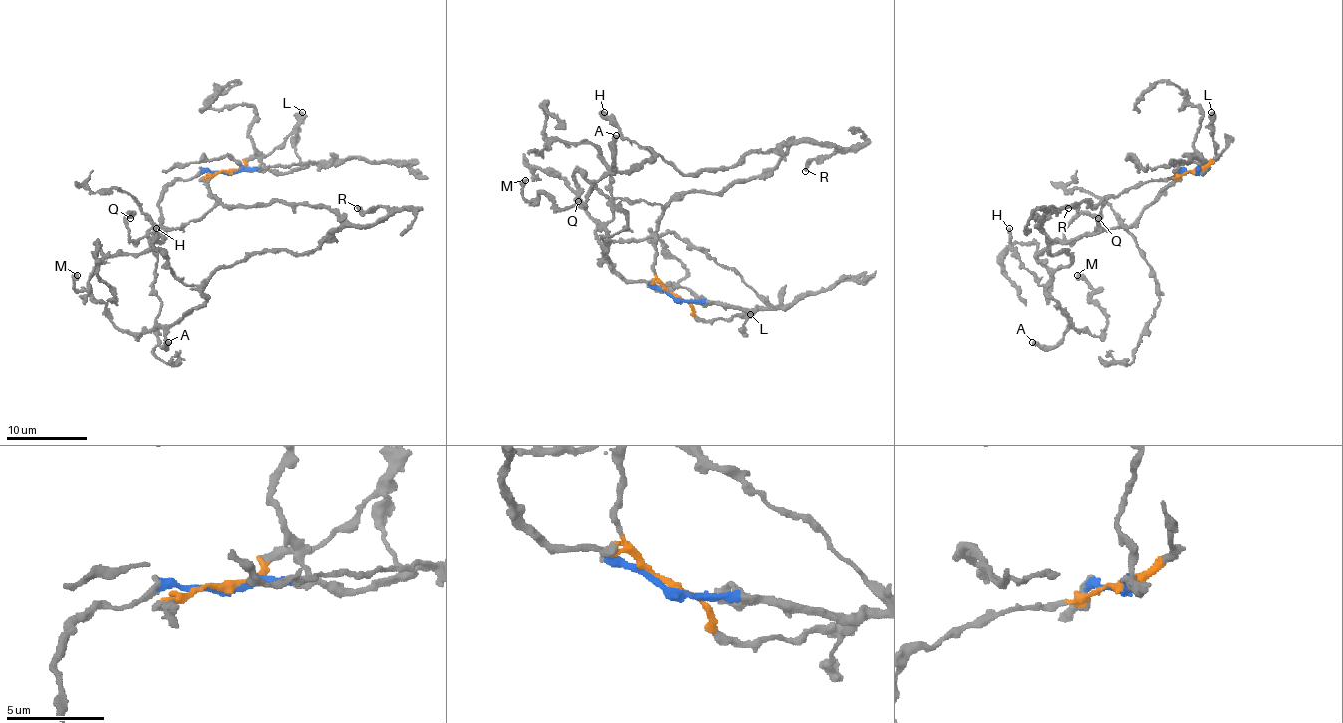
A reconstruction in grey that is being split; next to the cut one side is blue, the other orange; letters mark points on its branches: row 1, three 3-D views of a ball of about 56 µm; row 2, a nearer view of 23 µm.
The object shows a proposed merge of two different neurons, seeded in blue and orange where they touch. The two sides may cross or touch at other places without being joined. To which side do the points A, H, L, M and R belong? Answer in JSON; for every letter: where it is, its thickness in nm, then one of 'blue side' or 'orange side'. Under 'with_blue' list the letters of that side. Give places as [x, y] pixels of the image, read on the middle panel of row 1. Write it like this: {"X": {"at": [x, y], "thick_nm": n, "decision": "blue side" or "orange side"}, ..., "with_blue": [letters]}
{"A": {"at": [616, 135], "thick_nm": 400, "decision": "orange side"}, "H": {"at": [604, 112], "thick_nm": 360, "decision": "orange side"}, "L": {"at": [750, 314], "thick_nm": 420, "decision": "orange side"}, "M": {"at": [525, 180], "thick_nm": 550, "decision": "orange side"}, "R": {"at": [805, 171], "thick_nm": 320, "decision": "orange side"}, "with_blue": []}

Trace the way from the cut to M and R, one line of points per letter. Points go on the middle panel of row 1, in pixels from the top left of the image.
M: (676, 297), (653, 267), (661, 212), (763, 177), (788, 143), (692, 173), (651, 149), (564, 210), (525, 179)
R: (676, 297), (657, 277), (653, 255), (655, 224), (674, 200), (763, 177), (794, 143), (834, 147), (806, 171)

